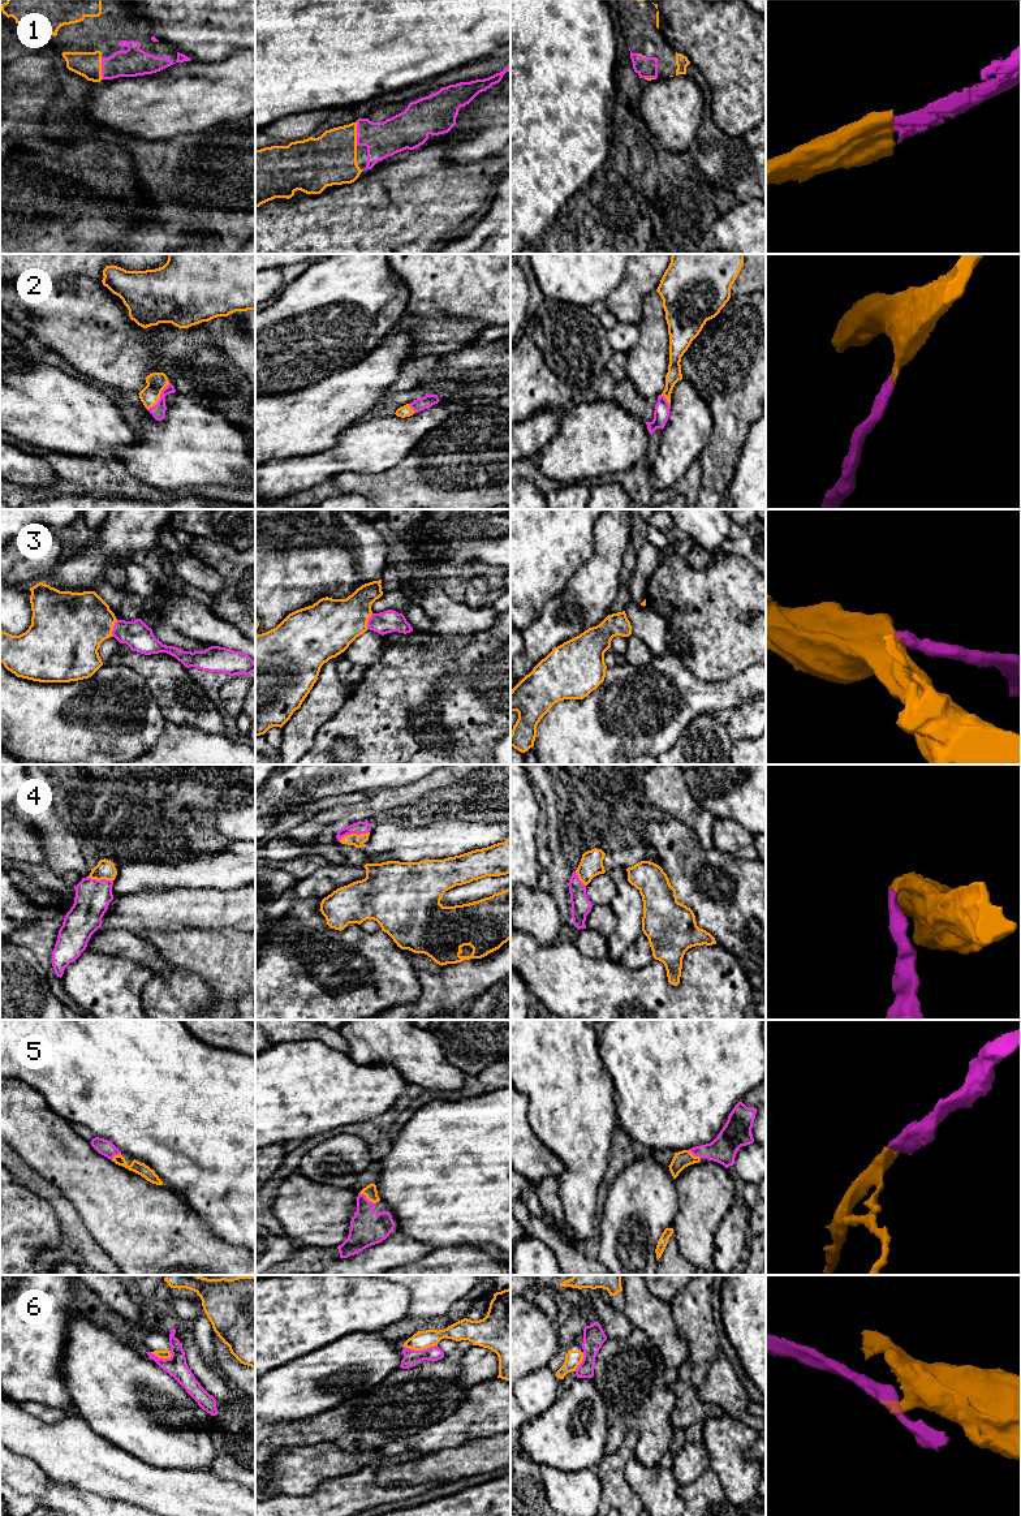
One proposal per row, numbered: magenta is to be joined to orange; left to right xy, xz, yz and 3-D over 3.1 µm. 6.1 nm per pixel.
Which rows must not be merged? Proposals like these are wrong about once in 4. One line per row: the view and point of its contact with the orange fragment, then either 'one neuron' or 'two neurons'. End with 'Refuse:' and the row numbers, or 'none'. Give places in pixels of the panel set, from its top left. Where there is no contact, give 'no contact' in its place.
1: meets orange in xz at (356, 133); one neuron
2: meets orange in xy at (159, 397); one neuron
3: meets orange in xy at (112, 628); one neuron
4: meets orange in xz at (353, 834); one neuron
5: meets orange in xz at (367, 1198); one neuron
6: meets orange in xz at (419, 1349); two neurons
Refuse: 6

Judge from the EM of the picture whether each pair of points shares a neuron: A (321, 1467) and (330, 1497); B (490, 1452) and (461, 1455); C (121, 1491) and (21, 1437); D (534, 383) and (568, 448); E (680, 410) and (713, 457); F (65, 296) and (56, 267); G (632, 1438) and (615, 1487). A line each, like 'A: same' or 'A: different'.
A: different
B: same
C: same
D: different
E: different
F: different
G: same

